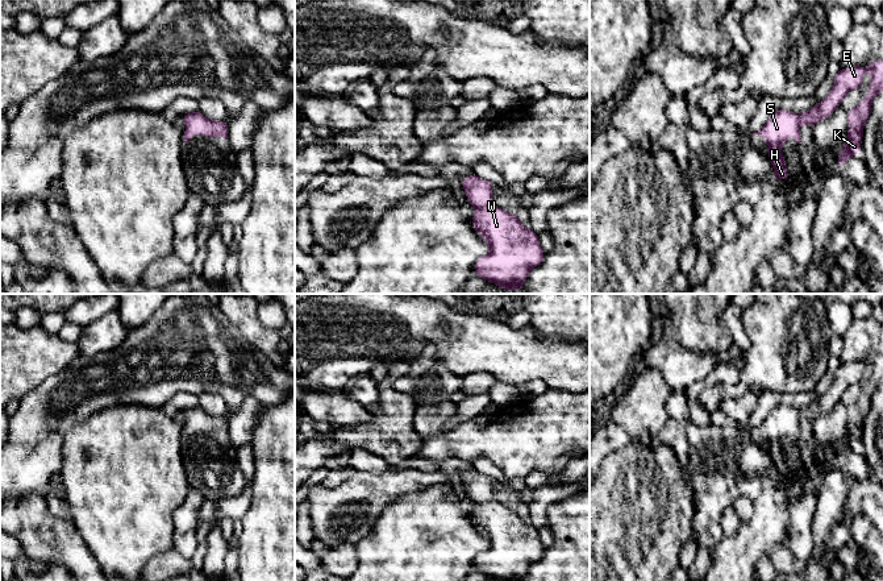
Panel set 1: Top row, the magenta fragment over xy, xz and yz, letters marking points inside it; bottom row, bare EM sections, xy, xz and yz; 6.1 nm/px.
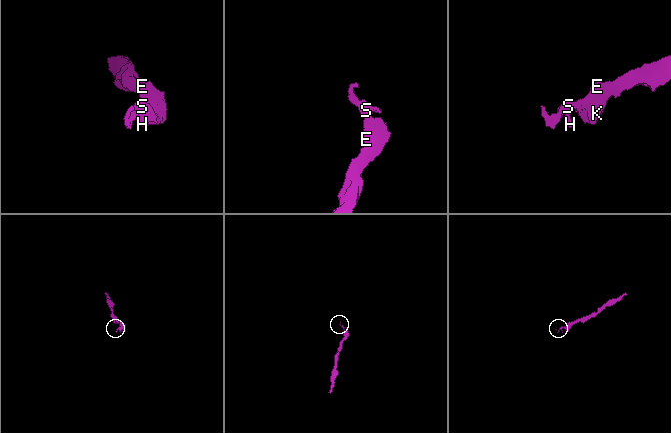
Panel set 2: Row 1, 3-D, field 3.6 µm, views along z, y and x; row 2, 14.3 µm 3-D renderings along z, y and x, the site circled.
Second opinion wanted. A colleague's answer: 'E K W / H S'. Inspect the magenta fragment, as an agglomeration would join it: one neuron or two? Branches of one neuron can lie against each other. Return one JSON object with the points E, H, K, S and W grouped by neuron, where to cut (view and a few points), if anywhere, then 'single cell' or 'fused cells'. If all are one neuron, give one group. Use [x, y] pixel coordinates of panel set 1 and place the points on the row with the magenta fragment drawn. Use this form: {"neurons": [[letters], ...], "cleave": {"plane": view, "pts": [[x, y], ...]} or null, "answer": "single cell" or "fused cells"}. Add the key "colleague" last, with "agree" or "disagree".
{"neurons": [["E", "H", "K", "S", "W"]], "cleave": null, "answer": "single cell", "colleague": "disagree"}

